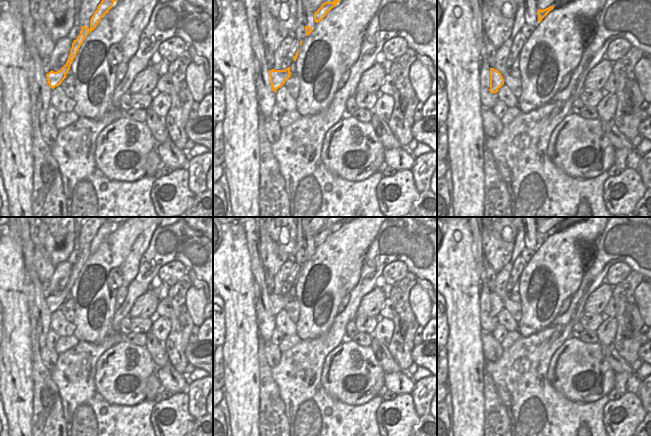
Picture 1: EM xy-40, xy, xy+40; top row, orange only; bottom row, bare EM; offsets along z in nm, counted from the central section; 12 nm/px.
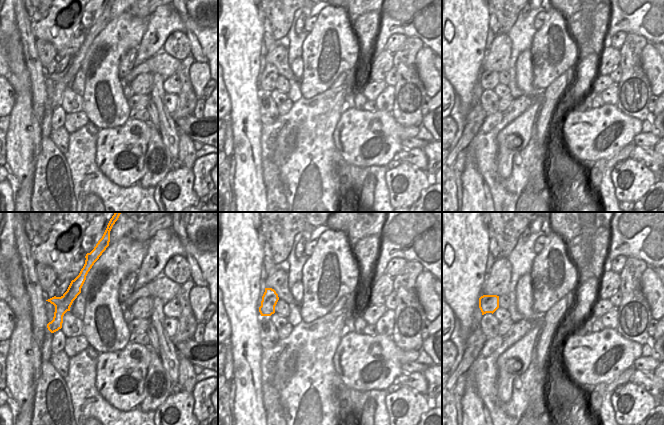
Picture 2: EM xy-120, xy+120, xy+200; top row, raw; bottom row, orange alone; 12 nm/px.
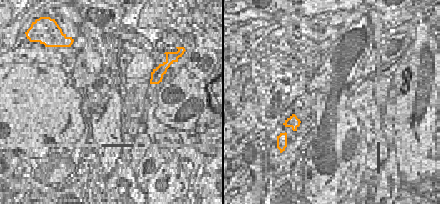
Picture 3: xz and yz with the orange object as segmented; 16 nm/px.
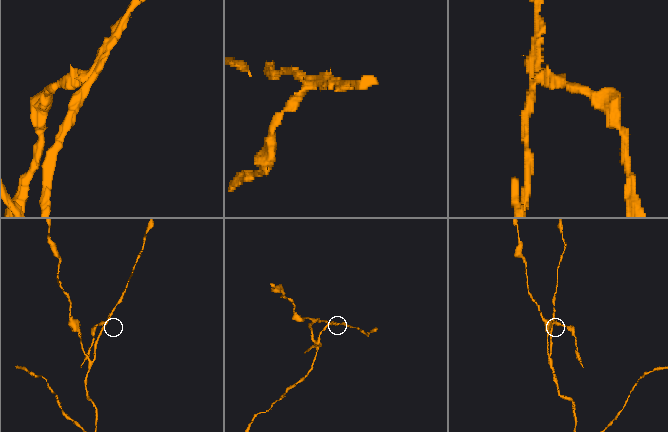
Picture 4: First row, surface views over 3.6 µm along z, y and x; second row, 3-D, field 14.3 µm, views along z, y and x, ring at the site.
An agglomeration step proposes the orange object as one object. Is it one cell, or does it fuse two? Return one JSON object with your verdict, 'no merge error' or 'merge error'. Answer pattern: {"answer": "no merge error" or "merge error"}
{"answer": "merge error"}

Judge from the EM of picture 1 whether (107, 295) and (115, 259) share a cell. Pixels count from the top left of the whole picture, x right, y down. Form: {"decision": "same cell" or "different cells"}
{"decision": "same cell"}

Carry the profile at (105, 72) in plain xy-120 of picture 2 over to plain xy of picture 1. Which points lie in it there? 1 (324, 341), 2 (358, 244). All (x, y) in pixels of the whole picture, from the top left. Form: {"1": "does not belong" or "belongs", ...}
{"1": "does not belong", "2": "belongs"}

